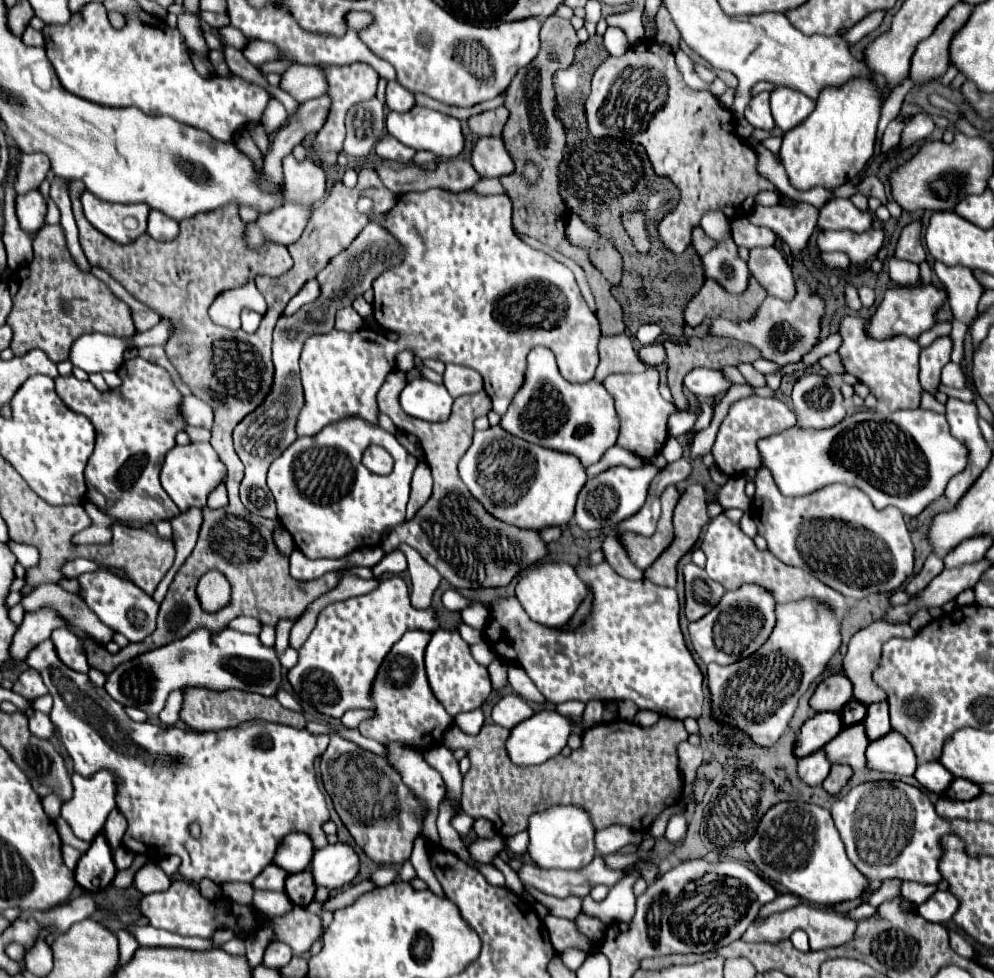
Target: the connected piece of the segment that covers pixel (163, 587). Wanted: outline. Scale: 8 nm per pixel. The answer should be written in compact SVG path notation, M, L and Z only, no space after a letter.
M189 508L187 512L179 512L179 516L175 516L171 520L171 524L173 524L173 542L175 542L177 556L175 556L175 564L171 566L171 570L165 574L165 578L159 582L157 590L153 592L153 598L157 602L161 602L165 598L165 592L167 592L169 584L173 582L173 576L183 566L187 556L193 552L201 522L203 522L203 514L201 514L199 508Z

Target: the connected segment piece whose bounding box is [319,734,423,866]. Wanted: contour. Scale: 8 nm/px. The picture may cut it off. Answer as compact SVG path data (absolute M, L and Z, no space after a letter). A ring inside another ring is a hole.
M333 734L329 748L321 756L319 768L325 790L329 792L343 824L355 838L355 844L377 864L401 866L409 858L413 840L421 834L423 822L419 818L415 822L415 810L419 804L389 762Z

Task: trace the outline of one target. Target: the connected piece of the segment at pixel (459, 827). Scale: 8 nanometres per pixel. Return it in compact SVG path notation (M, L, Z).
M459 812L457 816L453 816L451 818L451 826L461 834L461 836L465 836L469 830L471 830L471 826L473 826L473 818L471 816L467 816L465 812Z

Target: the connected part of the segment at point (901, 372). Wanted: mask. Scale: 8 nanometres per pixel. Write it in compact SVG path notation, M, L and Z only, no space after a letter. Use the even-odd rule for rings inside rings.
M847 316L841 322L839 332L843 336L843 344L839 348L839 354L843 358L845 370L865 382L871 394L877 396L877 400L883 400L889 410L919 408L919 344L915 340L909 340L907 336L895 336L891 340L871 340L865 334L865 324L867 320L855 316Z

